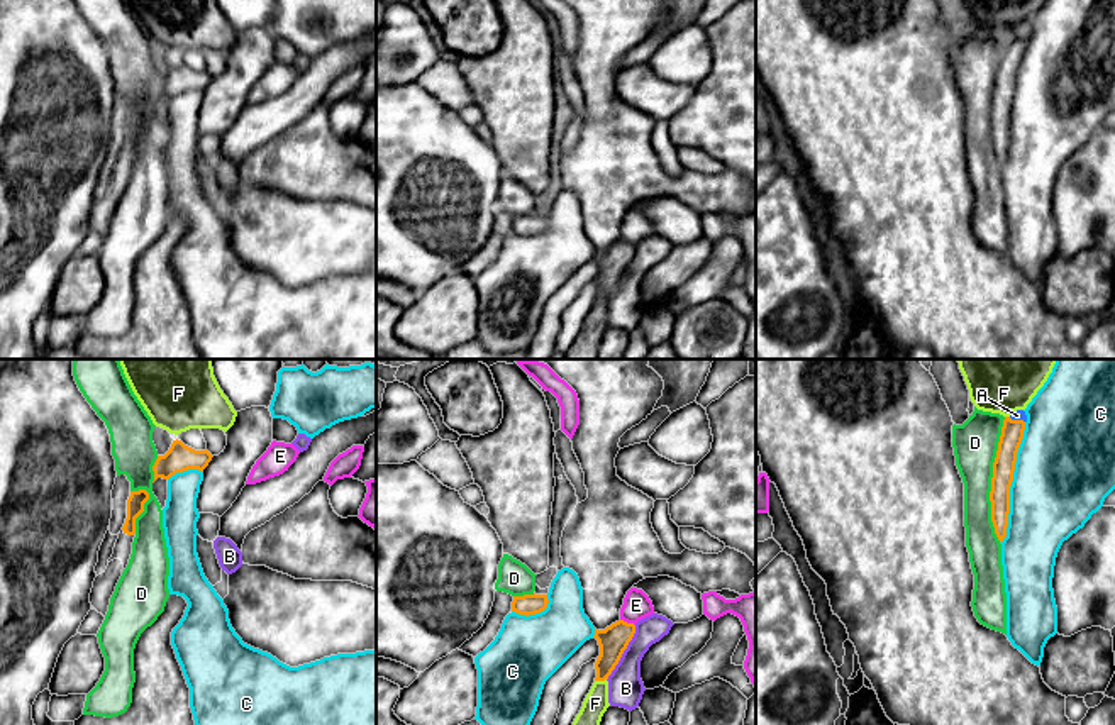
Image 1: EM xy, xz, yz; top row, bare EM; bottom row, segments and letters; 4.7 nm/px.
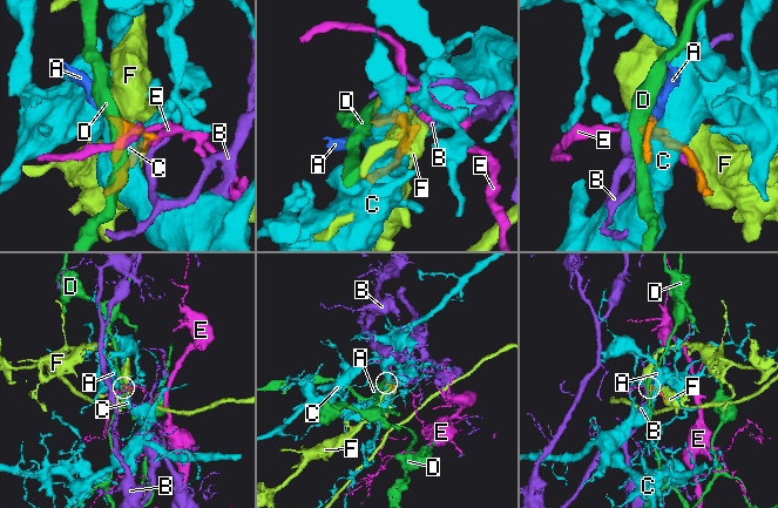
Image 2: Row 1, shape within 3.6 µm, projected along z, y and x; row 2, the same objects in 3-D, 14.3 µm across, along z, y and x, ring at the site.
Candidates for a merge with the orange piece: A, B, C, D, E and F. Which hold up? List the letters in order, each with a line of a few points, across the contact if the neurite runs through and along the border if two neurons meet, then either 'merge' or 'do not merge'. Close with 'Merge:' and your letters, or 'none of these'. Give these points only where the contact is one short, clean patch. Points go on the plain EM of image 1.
A: line yz (1012, 53), (1017, 41), (1017, 36); merge
B: line xz (636, 246), (632, 260), (607, 300); do not merge
C: do not merge
D: do not merge
E: line xz (621, 239), (634, 246); do not merge
F: do not merge
Merge: A

